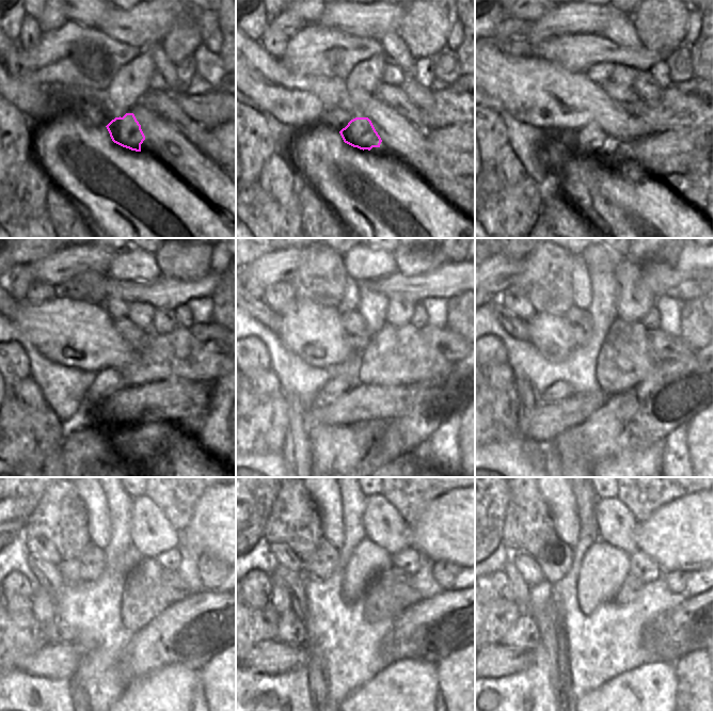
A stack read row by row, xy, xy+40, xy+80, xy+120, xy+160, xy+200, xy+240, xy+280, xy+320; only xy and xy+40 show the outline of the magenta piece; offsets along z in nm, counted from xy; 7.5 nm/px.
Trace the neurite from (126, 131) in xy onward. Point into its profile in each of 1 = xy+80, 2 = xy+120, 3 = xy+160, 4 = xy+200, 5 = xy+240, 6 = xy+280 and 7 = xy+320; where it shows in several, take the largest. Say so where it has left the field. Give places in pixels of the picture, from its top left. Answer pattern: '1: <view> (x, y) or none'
1: xy+80 (592, 138)
2: xy+120 (108, 380)
3: xy+160 (335, 388)
4: xy+200 (558, 391)
5: xy+240 (66, 634)
6: xy+280 (290, 630)
7: xy+320 (524, 634)

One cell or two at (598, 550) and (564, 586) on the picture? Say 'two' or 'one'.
two

